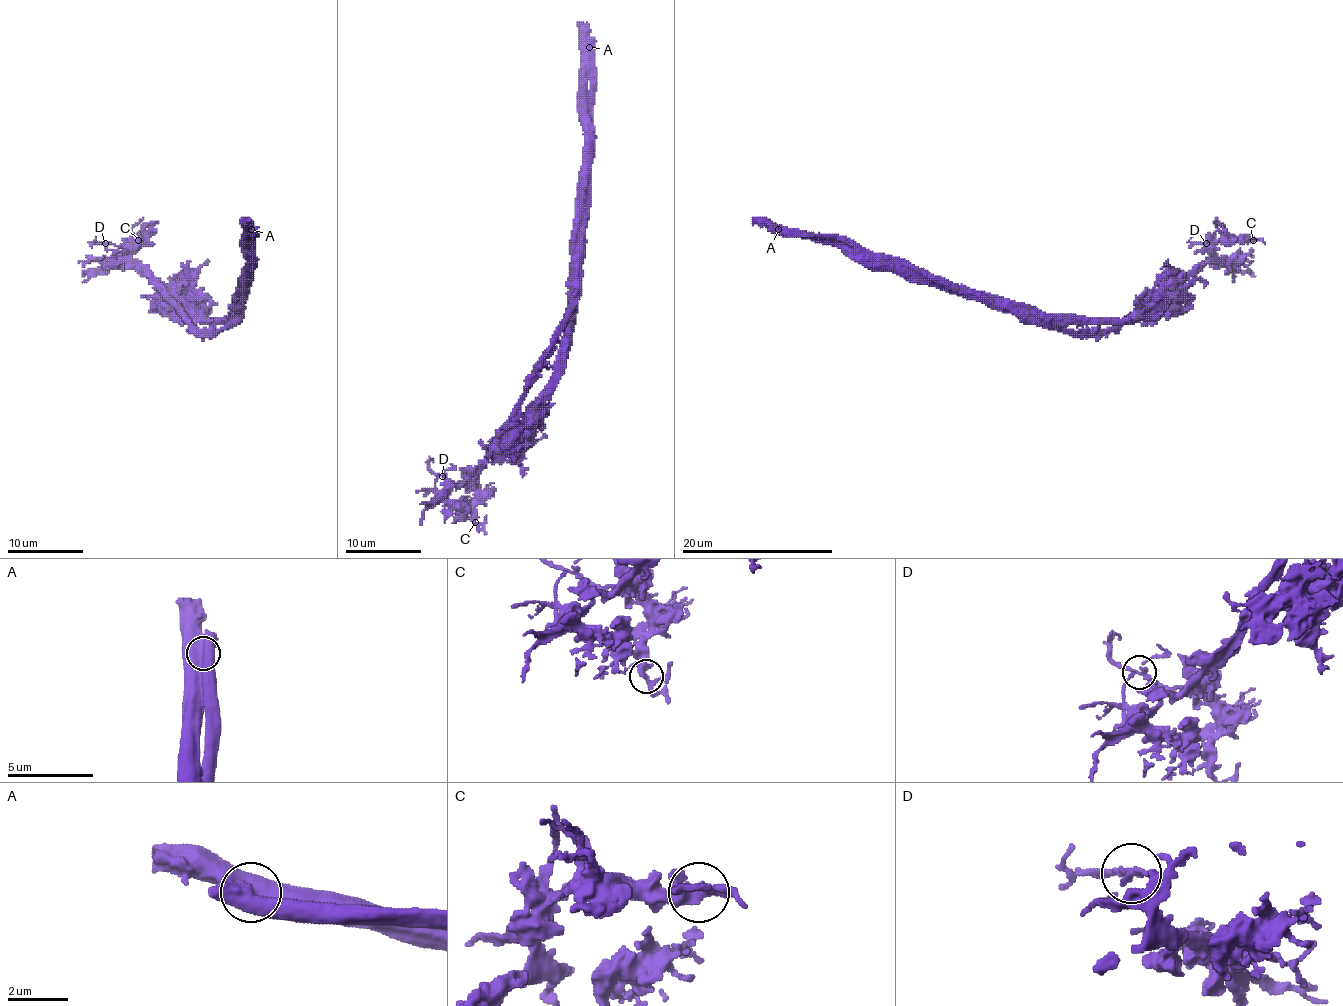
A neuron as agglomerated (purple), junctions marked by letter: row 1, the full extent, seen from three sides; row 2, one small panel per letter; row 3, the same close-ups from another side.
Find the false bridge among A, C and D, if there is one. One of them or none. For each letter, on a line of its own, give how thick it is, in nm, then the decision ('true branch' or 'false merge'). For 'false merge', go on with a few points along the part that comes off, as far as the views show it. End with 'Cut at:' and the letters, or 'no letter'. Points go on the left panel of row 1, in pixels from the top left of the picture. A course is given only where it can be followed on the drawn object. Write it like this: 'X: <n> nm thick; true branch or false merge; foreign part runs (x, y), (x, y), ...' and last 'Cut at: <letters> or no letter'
A: 750 nm thick; false merge; foreign part runs (251, 229), (251, 278), (240, 314), (217, 331), (202, 331), (132, 257), (137, 240), (149, 244)
C: 320 nm thick; true branch
D: 170 nm thick; true branch
Cut at: A

